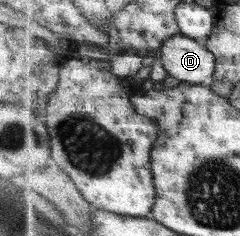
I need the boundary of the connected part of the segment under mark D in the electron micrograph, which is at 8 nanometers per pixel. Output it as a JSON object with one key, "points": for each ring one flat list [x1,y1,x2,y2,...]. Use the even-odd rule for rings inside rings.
{"points":[[176,34,165,40,158,57,170,76,180,82,206,86,213,80,216,58,202,41]]}

